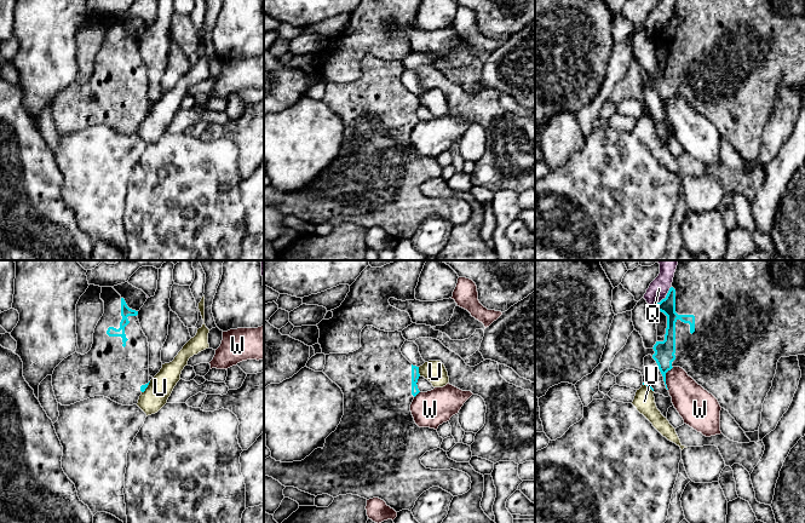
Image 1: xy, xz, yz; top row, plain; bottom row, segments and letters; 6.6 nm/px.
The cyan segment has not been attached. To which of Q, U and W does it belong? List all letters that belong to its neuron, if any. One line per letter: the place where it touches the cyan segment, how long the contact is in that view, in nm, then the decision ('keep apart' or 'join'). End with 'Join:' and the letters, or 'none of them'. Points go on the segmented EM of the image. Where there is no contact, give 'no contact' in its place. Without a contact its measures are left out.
Q: meets cyan in yz at (665, 298); contact 190 nm long; keep apart
U: meets cyan in xz at (418, 372); contact 70 nm long; keep apart
W: meets cyan in yz at (665, 378); contact 160 nm long; keep apart
Join: none of them

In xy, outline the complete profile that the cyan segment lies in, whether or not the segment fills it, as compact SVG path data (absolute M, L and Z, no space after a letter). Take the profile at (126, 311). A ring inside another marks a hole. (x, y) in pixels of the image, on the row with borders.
M102 287L100 299L104 301L104 314L98 321L91 350L85 354L73 354L64 358L53 370L52 386L58 403L70 406L94 396L104 396L122 406L138 403L139 396L149 385L149 343L143 331L137 326L138 311L127 306L125 299L113 288Z

